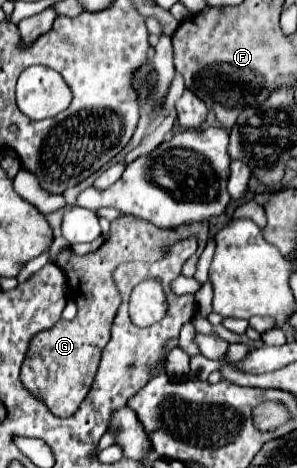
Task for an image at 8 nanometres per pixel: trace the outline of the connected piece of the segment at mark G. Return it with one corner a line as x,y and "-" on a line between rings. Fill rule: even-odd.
122,217
112,221
110,235
110,241
94,253
78,257
72,251
64,251
60,255
58,263
66,273
68,295
76,301
78,315
72,321
60,319
54,327
36,333
30,339
30,347
22,363
20,377
26,389
38,395
58,417
70,417
72,413
76,413
92,387
100,363
100,353
110,339
110,327
120,307
118,287
114,287
112,279
116,267
124,261
158,261
174,243
186,239
188,235
194,235
198,241
198,249
182,265
182,275
192,277
196,271
196,261
202,255
208,241
208,223
190,223
188,227
180,227
176,231
160,231
148,221
136,217

